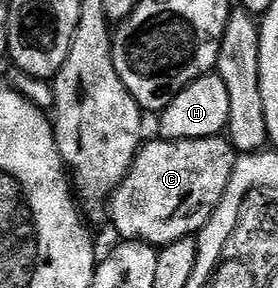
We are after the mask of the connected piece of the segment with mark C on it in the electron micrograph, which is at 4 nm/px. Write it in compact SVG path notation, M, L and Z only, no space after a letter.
M159 136L155 140L156 142L144 141L140 145L139 153L131 162L130 172L111 196L109 219L120 234L120 239L147 242L151 246L162 248L182 238L198 235L206 226L217 204L221 204L225 196L225 188L229 188L237 151L223 136L201 139L167 139Z

